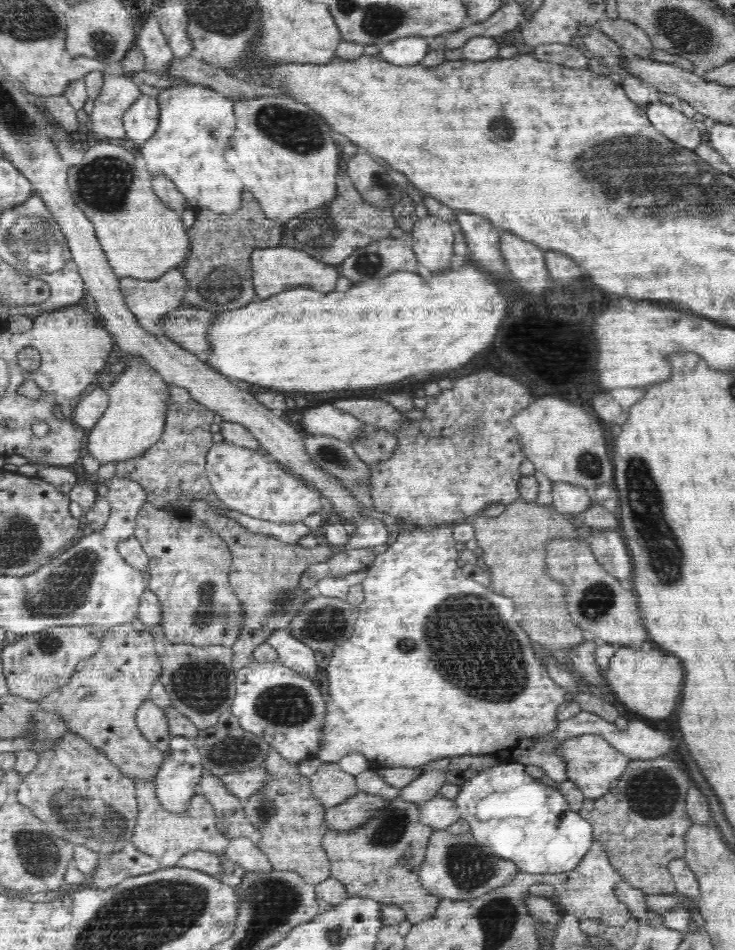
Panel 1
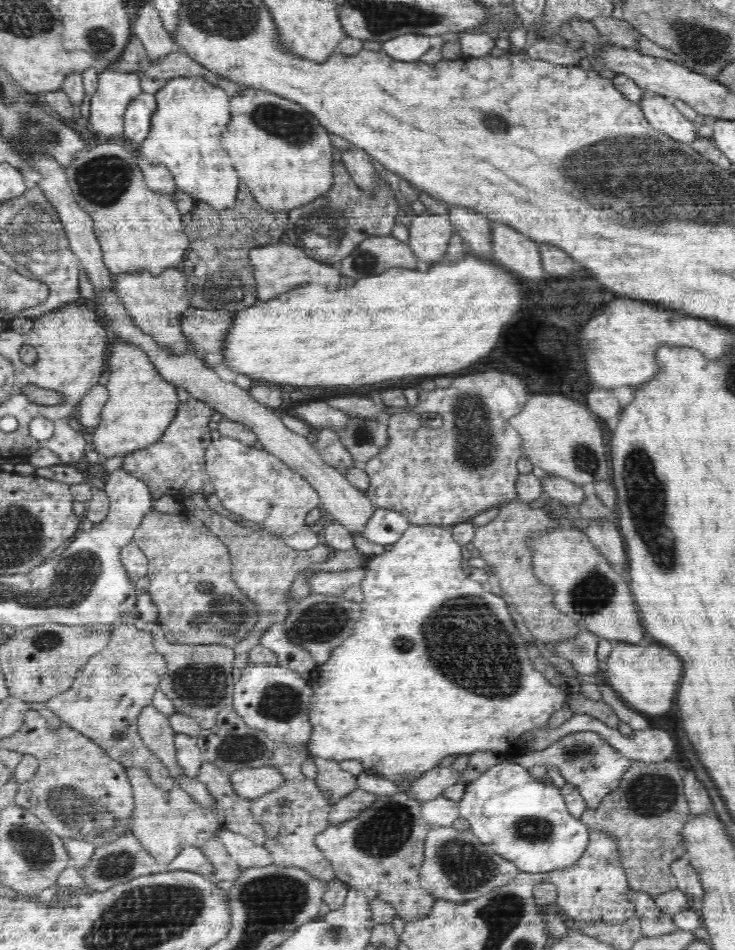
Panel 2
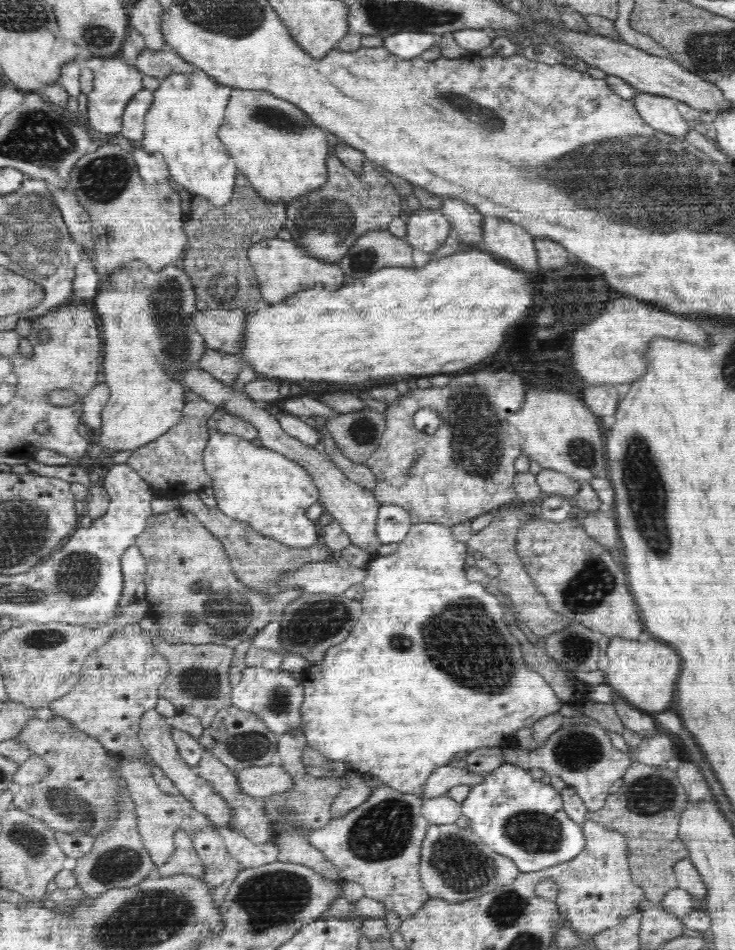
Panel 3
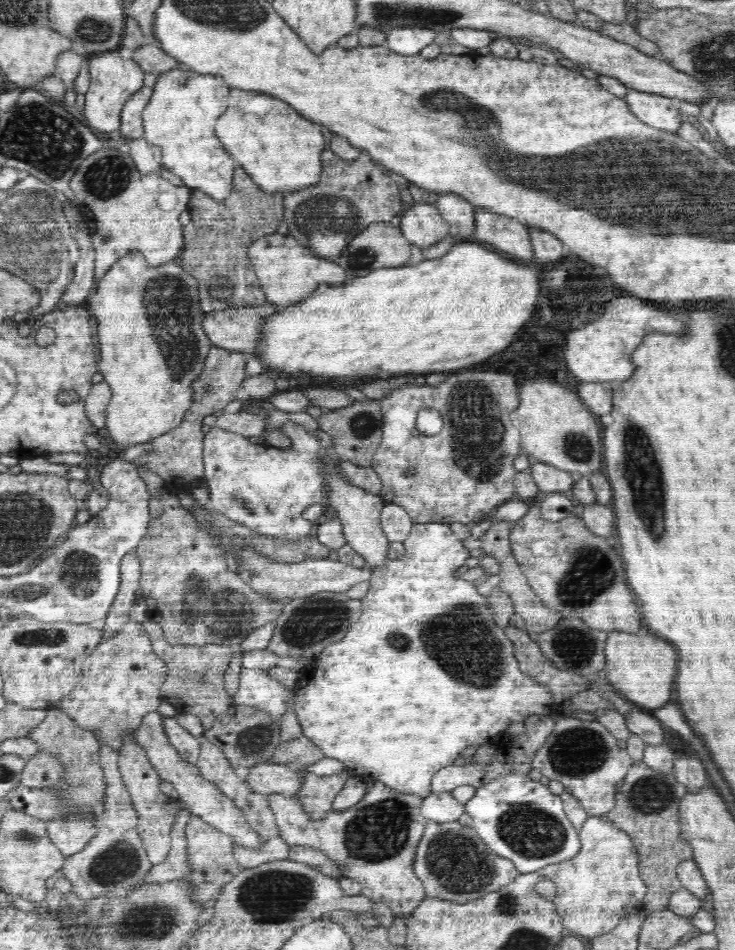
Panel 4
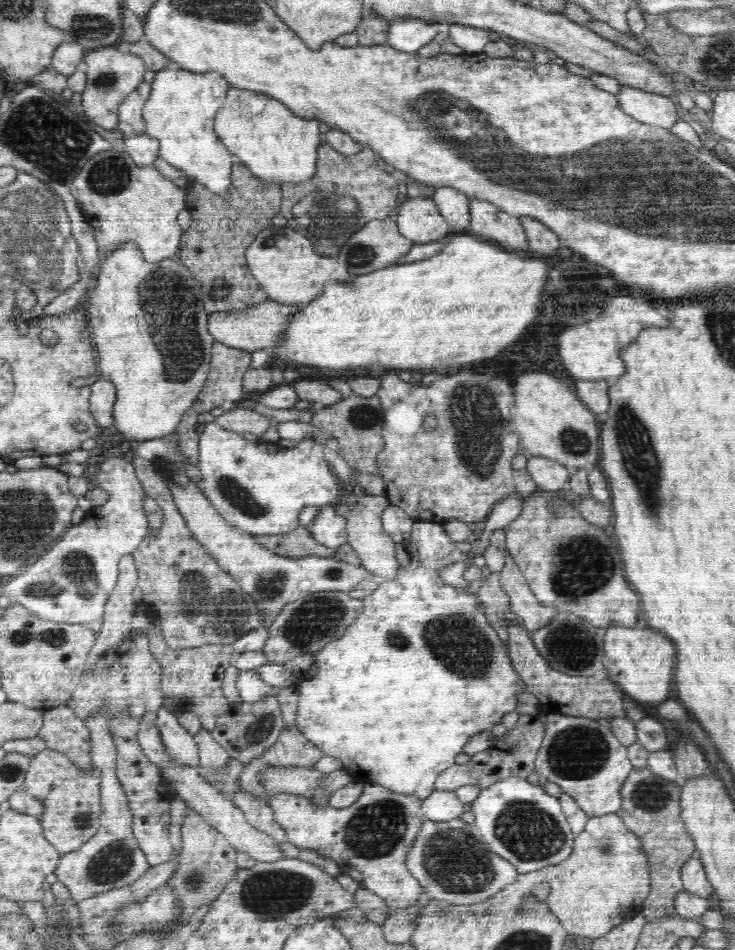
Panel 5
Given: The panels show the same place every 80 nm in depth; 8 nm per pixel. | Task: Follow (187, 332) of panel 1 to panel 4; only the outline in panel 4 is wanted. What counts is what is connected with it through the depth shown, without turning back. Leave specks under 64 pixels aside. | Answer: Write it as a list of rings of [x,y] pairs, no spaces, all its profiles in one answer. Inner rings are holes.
[[[269,303],[260,308],[241,307],[203,314],[203,331],[212,346],[248,354],[260,336],[260,321],[279,307]]]

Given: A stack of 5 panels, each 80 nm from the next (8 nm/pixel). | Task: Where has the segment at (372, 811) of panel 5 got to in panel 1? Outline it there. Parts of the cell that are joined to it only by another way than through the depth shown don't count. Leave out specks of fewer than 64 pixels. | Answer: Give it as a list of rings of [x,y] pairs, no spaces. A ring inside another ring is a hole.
[[[402,797],[388,800],[389,805],[350,833],[326,832],[321,846],[331,864],[331,877],[345,887],[348,897],[369,898],[381,904],[399,906],[413,925],[429,919],[440,898],[426,893],[419,880],[419,866],[425,859],[433,829],[419,820],[419,806]]]

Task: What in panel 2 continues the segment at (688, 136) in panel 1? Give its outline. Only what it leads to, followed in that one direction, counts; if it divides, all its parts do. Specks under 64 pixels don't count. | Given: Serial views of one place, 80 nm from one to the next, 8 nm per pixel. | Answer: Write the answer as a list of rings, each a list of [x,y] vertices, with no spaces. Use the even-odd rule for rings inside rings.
[[[658,95],[657,97],[642,97],[638,102],[647,121],[653,126],[654,131],[660,131],[675,141],[691,144],[698,136],[697,121],[686,119],[676,107],[673,100]]]

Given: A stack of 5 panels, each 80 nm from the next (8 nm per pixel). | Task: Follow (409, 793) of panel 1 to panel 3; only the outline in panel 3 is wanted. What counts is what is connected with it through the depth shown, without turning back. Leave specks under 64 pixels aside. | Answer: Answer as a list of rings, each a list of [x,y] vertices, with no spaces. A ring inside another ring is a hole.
[[[452,764],[442,766],[428,778],[421,798],[447,795],[452,788],[459,785],[472,788],[476,784],[482,783],[484,778],[480,774],[474,774],[464,768],[456,768]]]

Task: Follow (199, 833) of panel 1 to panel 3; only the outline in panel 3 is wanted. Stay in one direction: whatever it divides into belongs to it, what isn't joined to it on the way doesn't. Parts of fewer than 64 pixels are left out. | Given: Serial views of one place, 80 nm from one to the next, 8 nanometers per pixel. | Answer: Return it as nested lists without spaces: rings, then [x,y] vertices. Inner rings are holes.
[[[119,759],[118,762],[121,767],[124,787],[135,805],[138,832],[142,837],[144,848],[149,852],[154,864],[164,864],[173,855],[175,844],[172,836],[177,833],[176,828],[186,828],[186,832],[190,837],[197,833],[197,830],[214,828],[210,818],[196,812],[192,802],[184,796],[182,796],[182,806],[180,806],[180,800],[172,800],[172,796],[162,793],[155,782],[150,764],[139,760]]]

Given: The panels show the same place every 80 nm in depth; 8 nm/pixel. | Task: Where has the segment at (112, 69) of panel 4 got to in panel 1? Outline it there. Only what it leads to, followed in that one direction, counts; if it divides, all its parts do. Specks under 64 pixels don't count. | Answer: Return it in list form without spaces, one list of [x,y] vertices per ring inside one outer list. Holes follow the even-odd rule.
[[[106,75],[99,95],[94,99],[90,116],[91,132],[106,138],[126,138],[124,113],[141,95],[139,81],[121,76]]]

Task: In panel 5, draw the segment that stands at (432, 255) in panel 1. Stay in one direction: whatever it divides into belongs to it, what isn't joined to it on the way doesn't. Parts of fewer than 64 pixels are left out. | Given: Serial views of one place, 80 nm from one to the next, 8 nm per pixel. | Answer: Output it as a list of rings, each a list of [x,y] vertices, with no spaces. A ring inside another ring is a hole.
[[[407,197],[397,211],[396,222],[400,234],[414,243],[425,245],[448,233],[453,234],[452,225],[440,214],[431,198]]]

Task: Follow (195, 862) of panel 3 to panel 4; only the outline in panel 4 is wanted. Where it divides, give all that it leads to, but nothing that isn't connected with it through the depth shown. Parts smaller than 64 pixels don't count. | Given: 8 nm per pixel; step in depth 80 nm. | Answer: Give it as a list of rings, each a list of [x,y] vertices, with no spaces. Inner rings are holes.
[[[187,810],[178,812],[177,821],[174,822],[174,828],[171,830],[171,849],[168,858],[160,864],[153,865],[153,868],[145,874],[143,882],[130,890],[134,891],[144,884],[169,882],[172,879],[182,878],[183,874],[192,872],[193,867],[190,863],[188,842],[186,842],[185,835],[185,828],[191,816]]]

